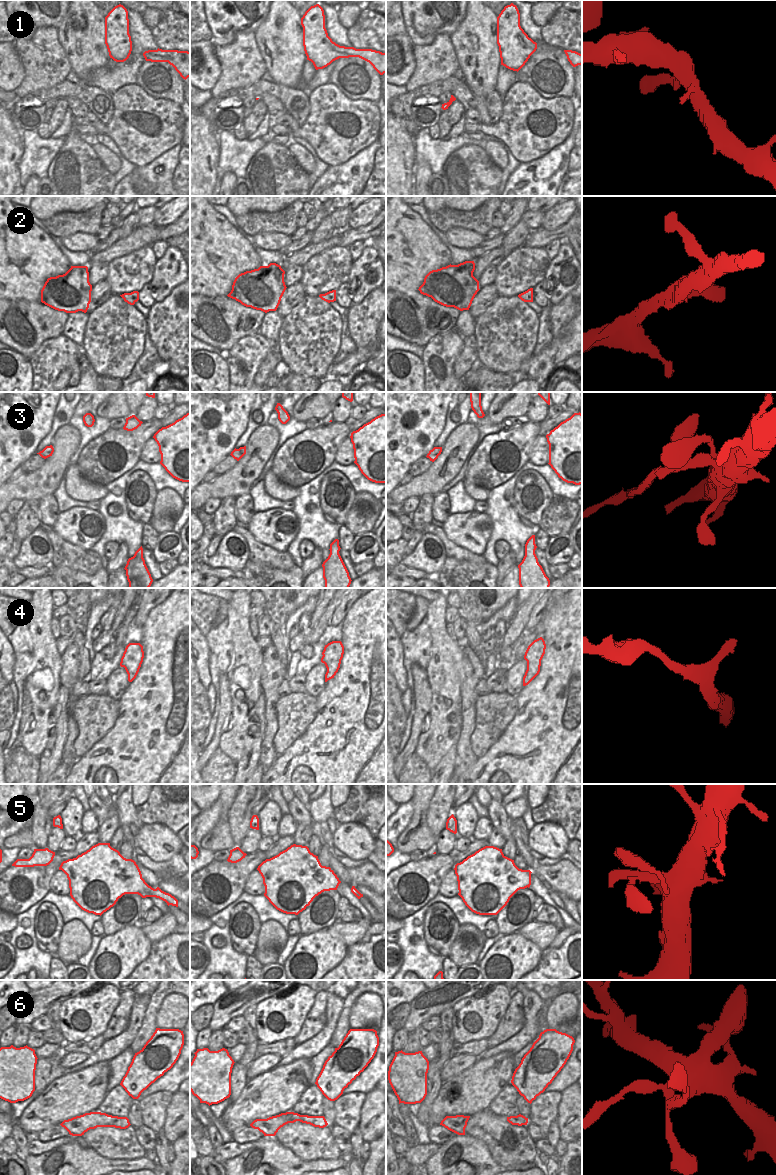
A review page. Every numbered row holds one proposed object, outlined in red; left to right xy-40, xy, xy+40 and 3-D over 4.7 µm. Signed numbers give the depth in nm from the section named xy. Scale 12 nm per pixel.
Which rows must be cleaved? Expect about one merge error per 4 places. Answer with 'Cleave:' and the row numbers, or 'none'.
Cleave: 3

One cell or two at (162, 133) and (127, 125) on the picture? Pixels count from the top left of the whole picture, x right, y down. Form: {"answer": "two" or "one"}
{"answer": "one"}

